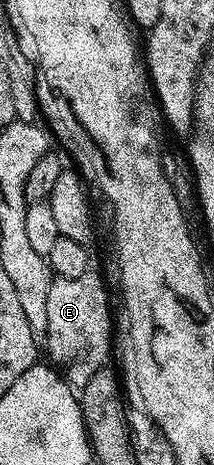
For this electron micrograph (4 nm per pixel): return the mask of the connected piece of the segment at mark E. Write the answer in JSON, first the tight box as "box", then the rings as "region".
{"box":[46,272,112,388],"region":[[[95,272],[78,276],[74,280],[53,277],[50,296],[46,296],[46,341],[52,356],[51,365],[63,374],[69,386],[79,388],[90,381],[94,372],[109,365],[108,353],[112,350],[112,314],[108,311],[108,290]]]}

